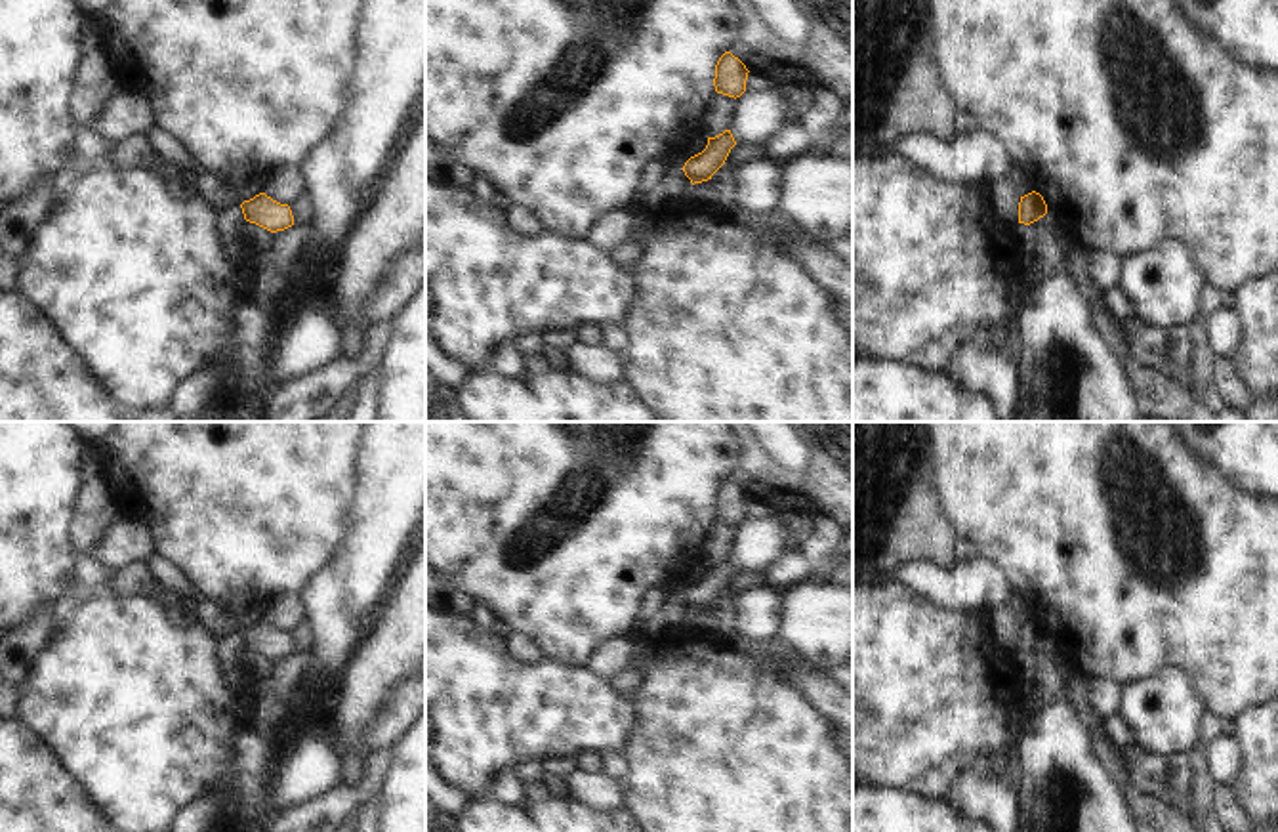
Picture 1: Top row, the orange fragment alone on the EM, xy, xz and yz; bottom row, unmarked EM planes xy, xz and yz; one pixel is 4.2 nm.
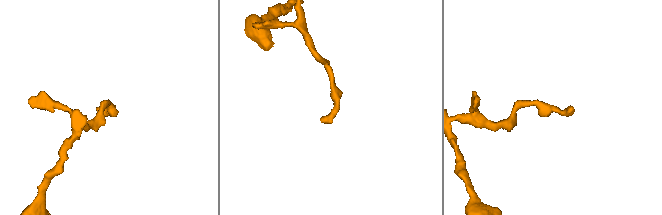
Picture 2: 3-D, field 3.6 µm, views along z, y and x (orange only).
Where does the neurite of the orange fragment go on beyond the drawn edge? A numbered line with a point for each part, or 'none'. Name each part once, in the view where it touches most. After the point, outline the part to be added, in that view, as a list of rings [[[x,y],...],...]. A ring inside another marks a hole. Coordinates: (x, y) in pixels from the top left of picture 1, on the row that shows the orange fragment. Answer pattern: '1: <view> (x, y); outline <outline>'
none

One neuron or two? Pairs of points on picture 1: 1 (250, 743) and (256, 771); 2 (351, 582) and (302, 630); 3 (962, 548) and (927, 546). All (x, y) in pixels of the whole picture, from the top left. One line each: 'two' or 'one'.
1: one
2: two
3: two

